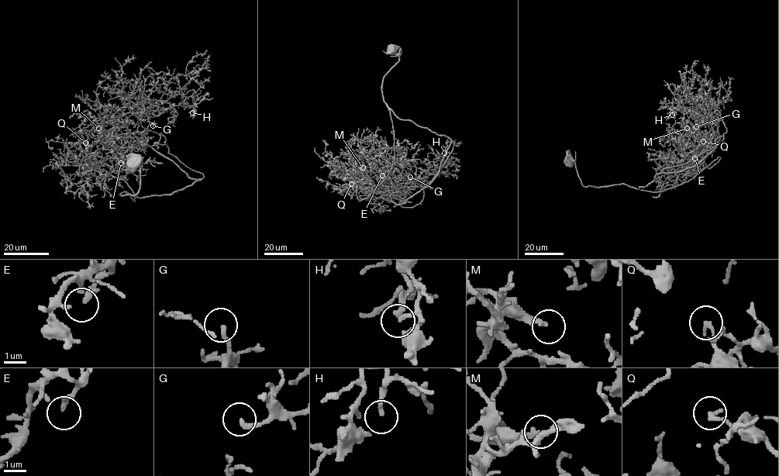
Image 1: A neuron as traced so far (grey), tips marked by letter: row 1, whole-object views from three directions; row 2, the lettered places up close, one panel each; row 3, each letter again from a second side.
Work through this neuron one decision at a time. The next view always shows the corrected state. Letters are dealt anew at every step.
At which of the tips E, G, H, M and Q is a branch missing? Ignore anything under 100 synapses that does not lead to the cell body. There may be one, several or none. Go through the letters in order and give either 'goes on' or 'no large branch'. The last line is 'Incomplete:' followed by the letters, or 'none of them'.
E: no large branch
G: goes on
H: no large branch
M: no large branch
Q: no large branch
Incomplete: G

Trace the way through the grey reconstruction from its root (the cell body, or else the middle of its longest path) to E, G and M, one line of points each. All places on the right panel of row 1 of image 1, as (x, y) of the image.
E: (569, 161), (567, 155), (584, 186), (638, 188), (656, 174), (696, 166), (723, 136), (700, 145), (694, 158)
G: (569, 161), (584, 186), (638, 188), (696, 166), (722, 139), (711, 146), (709, 114), (696, 126)
M: (569, 161), (567, 155), (584, 186), (638, 188), (656, 174), (696, 166), (723, 138), (712, 146), (687, 128)

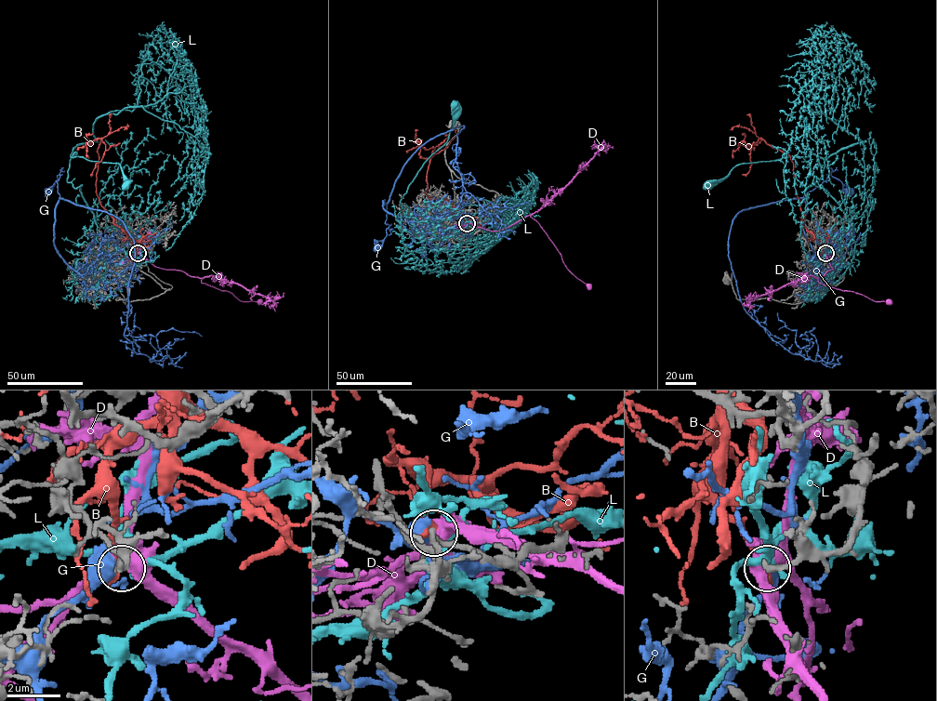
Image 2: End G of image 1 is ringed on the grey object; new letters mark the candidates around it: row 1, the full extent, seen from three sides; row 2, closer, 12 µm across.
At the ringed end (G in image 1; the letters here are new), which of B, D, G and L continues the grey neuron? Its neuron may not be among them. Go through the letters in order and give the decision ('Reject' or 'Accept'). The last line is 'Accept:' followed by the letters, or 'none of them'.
B: Reject
D: Reject
G: Reject
L: Reject
Accept: none of them

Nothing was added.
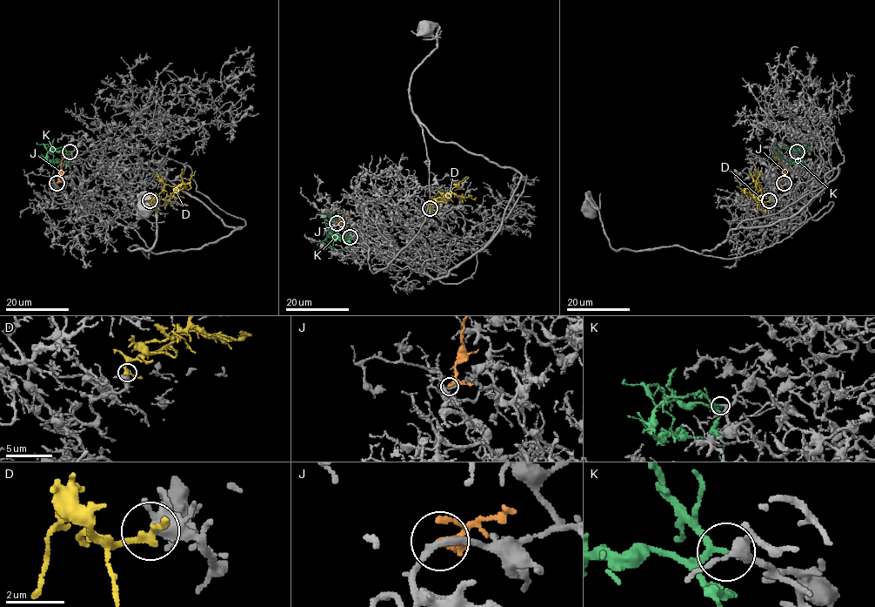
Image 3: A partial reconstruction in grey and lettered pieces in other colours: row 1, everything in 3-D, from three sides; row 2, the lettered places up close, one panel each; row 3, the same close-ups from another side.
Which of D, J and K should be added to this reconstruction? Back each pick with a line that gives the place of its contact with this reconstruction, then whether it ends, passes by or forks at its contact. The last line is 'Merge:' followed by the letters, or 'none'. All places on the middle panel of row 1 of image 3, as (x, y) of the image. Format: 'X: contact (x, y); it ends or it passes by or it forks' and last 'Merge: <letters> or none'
D: contact (430, 208); it passes by
K: contact (350, 237); it passes by
Merge: D, K

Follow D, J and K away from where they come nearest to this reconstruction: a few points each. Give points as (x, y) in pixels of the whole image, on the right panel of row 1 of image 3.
D: (769, 200), (764, 202), (759, 187), (755, 186), (759, 175), (758, 171)
J: (783, 183), (784, 170), (777, 155)
K: (797, 151), (801, 154), (801, 163), (789, 163), (783, 154)

